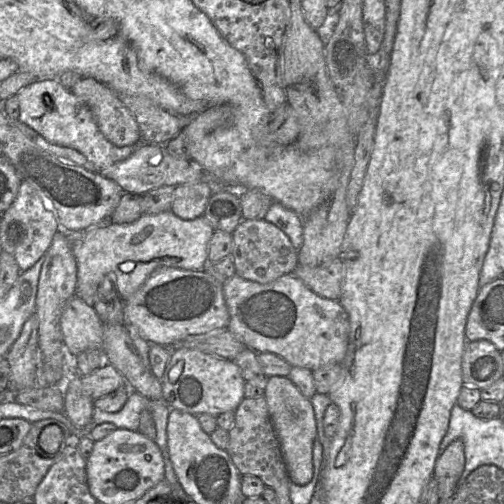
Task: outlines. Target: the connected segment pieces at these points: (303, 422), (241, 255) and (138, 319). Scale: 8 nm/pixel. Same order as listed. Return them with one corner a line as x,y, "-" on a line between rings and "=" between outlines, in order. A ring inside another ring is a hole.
284,376
267,378
264,397
288,476
292,482
305,485
313,477
312,448
316,438
315,414
311,401
300,392
288,377
=
242,219
232,233
232,241
236,275
246,280
267,284
282,275
293,273
298,265
298,251
289,237
275,224
265,219
=
174,267
156,269
145,283
124,301
124,314
126,324
134,326
150,344
159,344
170,349
189,336
226,329
230,320
222,283
205,269
185,270

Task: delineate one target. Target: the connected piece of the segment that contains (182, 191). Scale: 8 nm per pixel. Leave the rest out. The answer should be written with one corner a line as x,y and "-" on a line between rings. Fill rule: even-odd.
206,182
176,186
171,211
184,220
201,217
213,193
214,188

